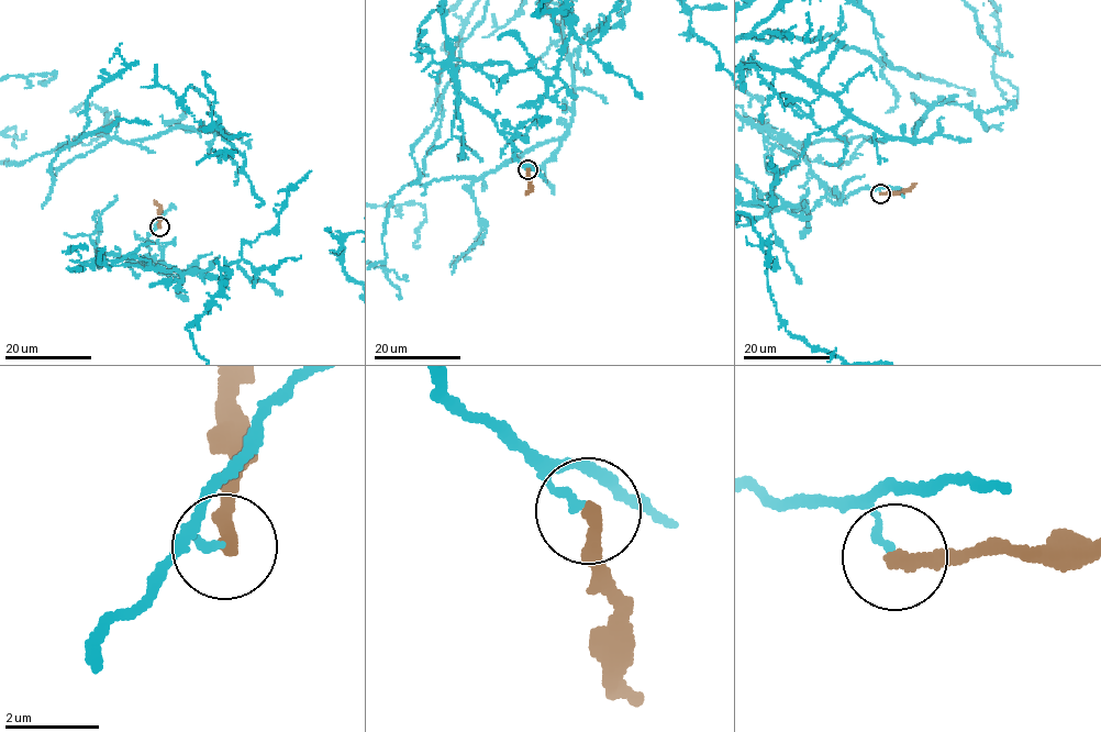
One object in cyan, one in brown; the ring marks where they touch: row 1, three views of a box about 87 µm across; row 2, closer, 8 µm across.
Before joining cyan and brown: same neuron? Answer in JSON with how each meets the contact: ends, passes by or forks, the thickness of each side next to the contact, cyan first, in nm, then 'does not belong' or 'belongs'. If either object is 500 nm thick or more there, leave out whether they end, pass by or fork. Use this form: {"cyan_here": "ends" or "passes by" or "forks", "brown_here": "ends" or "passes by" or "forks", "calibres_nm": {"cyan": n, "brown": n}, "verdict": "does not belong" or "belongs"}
{"cyan_here": "ends", "brown_here": "ends", "calibres_nm": {"cyan": 160, "brown": 300}, "verdict": "does not belong"}

